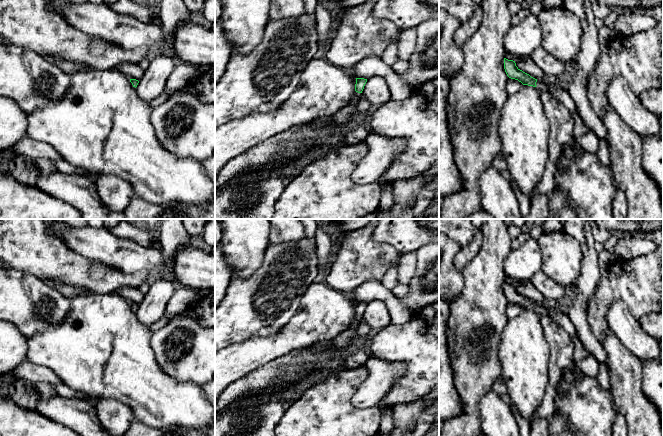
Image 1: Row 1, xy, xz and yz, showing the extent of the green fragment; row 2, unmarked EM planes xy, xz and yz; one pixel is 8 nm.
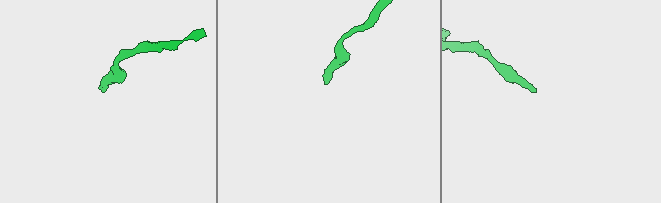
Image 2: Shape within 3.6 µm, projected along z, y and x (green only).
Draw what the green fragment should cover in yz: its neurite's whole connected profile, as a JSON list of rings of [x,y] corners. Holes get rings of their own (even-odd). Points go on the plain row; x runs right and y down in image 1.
[[[504,282],[504,293],[509,302],[518,304],[523,309],[528,309],[533,311],[537,310],[540,314],[550,316],[549,310],[545,305],[537,304],[531,301],[529,298],[523,296],[516,290],[515,285]]]

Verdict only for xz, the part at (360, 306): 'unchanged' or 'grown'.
grown

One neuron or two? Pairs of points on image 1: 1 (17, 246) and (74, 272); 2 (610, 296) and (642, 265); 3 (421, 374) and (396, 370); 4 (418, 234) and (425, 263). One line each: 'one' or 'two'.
1: one
2: one
3: two
4: two

